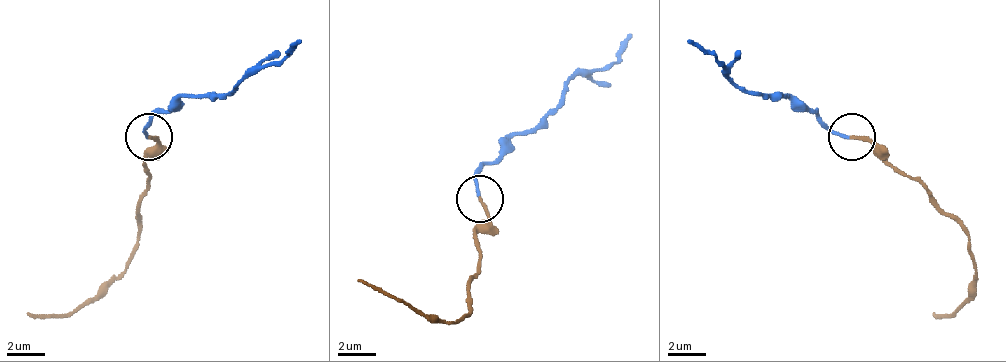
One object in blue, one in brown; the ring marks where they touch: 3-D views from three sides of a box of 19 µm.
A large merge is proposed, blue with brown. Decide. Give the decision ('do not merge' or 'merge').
do not merge

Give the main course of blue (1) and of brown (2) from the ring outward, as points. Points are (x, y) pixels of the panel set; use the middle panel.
1: (480, 197), (476, 174), (565, 89), (602, 71), (630, 33)
2: (480, 197), (485, 216), (476, 235), (480, 272), (466, 286), (462, 319), (434, 323), (396, 295), (359, 281)

